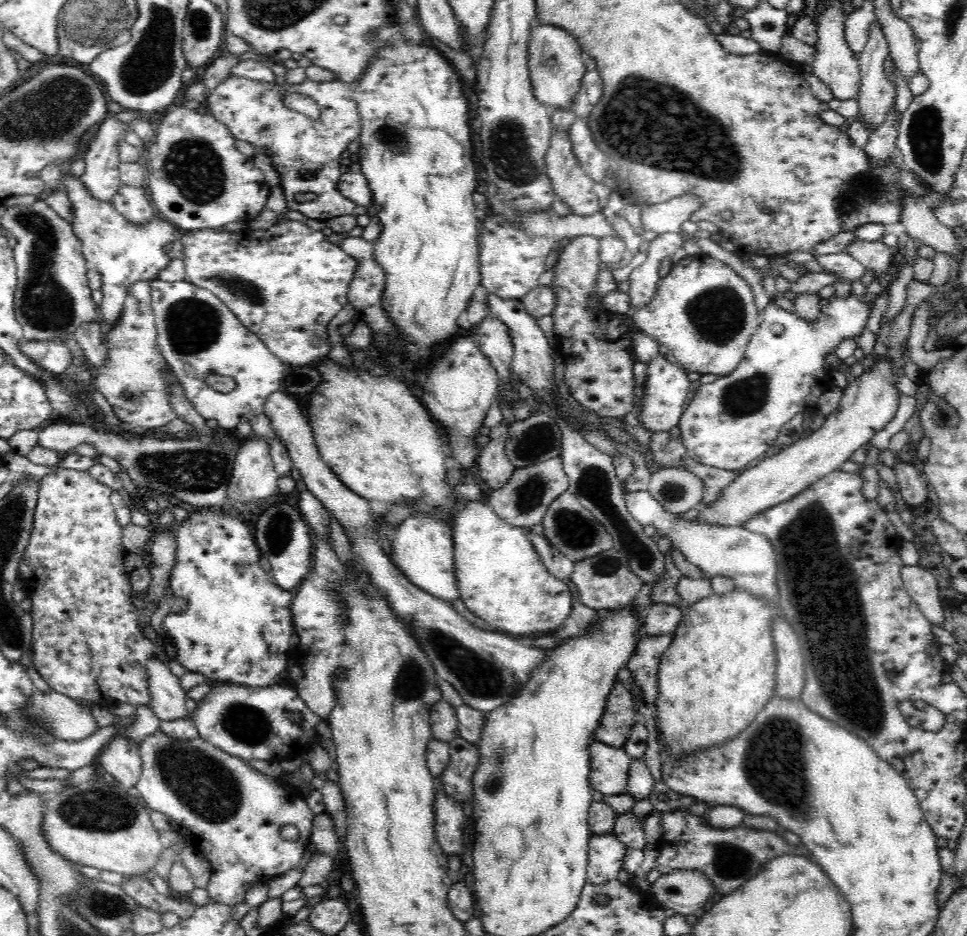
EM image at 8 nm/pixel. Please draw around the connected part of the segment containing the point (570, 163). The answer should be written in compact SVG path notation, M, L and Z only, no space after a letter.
M556 131L550 138L550 148L545 158L546 170L554 188L555 199L566 203L571 212L578 216L592 216L602 213L598 196L593 191L595 182L586 174L586 171L579 165L579 160L573 153L572 141L567 131Z

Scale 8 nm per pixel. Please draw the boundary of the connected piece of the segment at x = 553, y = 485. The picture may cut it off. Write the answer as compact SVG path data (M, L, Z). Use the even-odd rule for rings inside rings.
M558 455L530 466L517 468L502 488L491 492L488 505L498 518L502 517L506 523L528 528L540 524L550 504L566 491L568 491L568 475L564 471L562 457Z

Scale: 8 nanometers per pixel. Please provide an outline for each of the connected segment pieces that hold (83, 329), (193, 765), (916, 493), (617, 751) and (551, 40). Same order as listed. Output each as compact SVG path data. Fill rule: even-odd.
M94 320L90 324L80 326L74 336L75 346L82 349L82 354L88 359L94 370L100 370L102 364L108 362L108 347L102 340L102 326Z
M158 730L140 742L140 758L142 759L141 777L135 784L136 790L140 792L139 798L150 812L158 811L164 813L169 819L171 829L179 833L184 838L186 844L195 846L210 861L213 873L206 888L210 899L214 899L218 903L230 905L231 908L231 906L244 901L247 884L266 884L275 876L284 874L288 870L294 870L294 868L306 870L306 854L308 853L308 844L310 843L315 815L296 786L283 782L278 777L260 773L248 765L248 761L244 761L236 756L230 756L227 752L220 750L220 748L202 740L200 737L194 738L194 740L176 740Z
M900 457L893 464L893 471L897 476L897 486L908 505L916 506L928 501L928 480L912 463L904 463Z
M594 740L589 746L591 765L589 781L593 790L603 795L617 795L627 790L632 758L624 747L613 747Z
M540 25L531 29L529 40L529 70L538 102L545 104L551 111L558 108L570 108L587 74L586 64L580 58L580 46L570 32L558 26Z

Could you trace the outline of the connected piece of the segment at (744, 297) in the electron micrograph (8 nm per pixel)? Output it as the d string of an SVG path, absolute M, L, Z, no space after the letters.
M703 252L672 264L671 271L659 280L653 299L631 318L639 330L664 344L670 352L669 357L688 372L717 374L720 377L730 374L742 362L747 346L763 320L746 280L722 261Z

